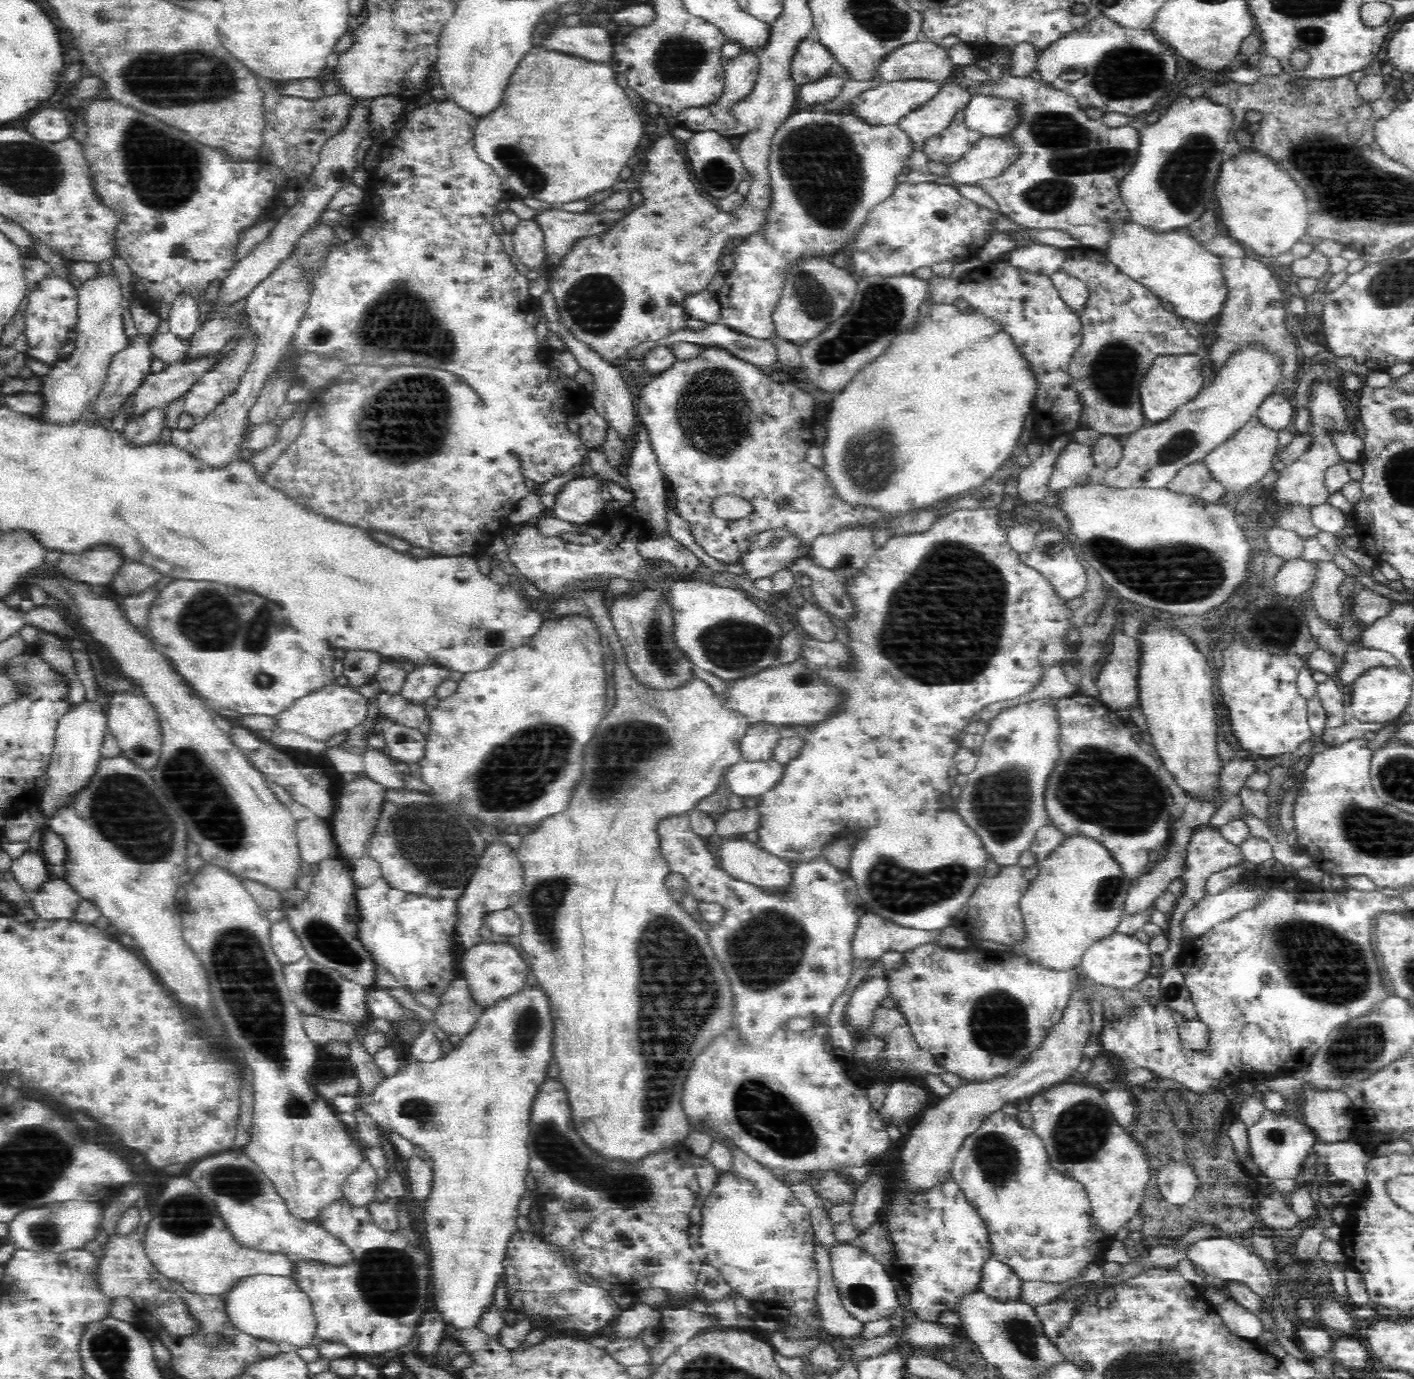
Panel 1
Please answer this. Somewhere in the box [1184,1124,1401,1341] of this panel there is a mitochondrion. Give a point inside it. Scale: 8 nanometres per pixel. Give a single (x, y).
(1274, 1136)

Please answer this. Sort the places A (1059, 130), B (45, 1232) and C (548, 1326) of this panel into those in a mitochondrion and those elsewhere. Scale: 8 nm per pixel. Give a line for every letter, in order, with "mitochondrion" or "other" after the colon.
A: mitochondrion
B: mitochondrion
C: other

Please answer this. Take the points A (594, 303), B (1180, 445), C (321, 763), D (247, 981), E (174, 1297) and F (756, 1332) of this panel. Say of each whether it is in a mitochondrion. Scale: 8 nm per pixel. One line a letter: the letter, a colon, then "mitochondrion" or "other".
A: mitochondrion
B: mitochondrion
C: other
D: mitochondrion
E: other
F: other

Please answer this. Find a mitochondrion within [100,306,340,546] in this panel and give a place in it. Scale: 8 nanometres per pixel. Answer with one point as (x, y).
(320, 335)

